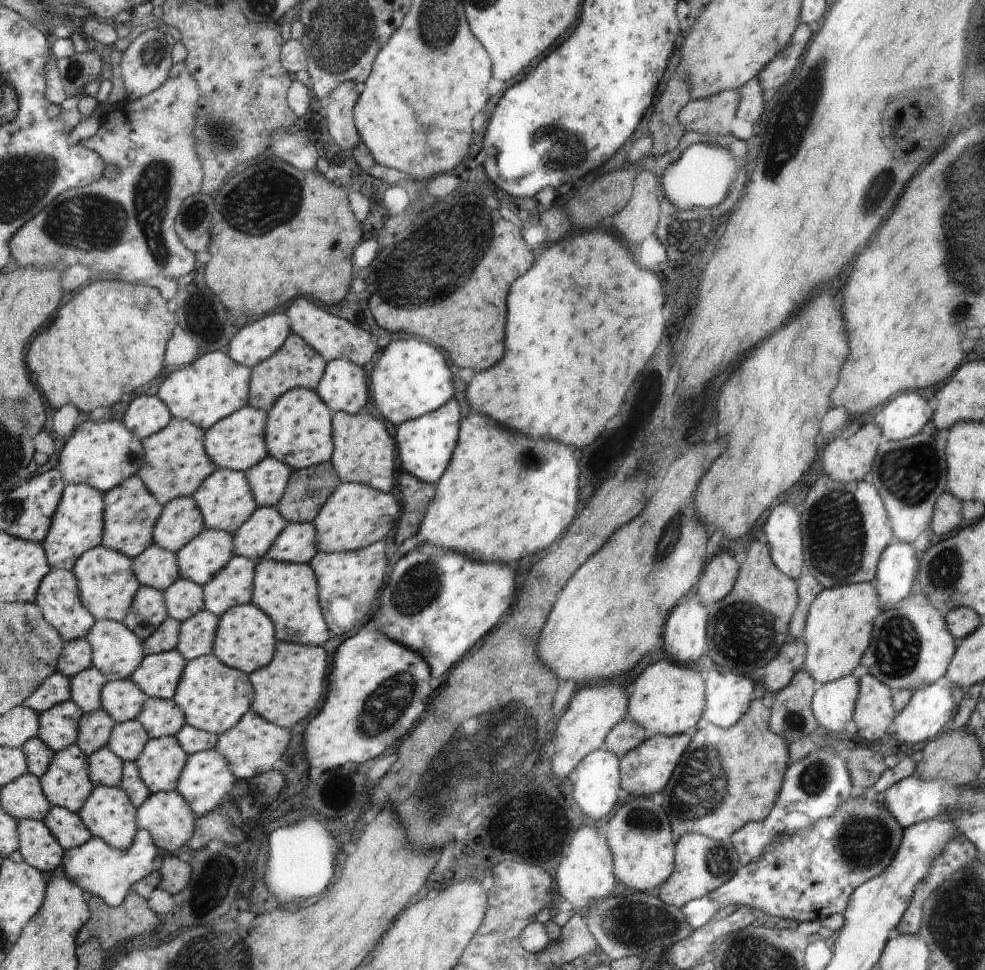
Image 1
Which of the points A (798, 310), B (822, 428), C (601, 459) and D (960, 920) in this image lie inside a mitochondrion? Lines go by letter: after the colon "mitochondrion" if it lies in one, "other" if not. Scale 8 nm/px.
A: other
B: other
C: other
D: mitochondrion

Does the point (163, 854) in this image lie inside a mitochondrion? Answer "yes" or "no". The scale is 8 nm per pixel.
no

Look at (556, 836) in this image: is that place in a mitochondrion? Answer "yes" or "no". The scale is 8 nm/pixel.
yes

